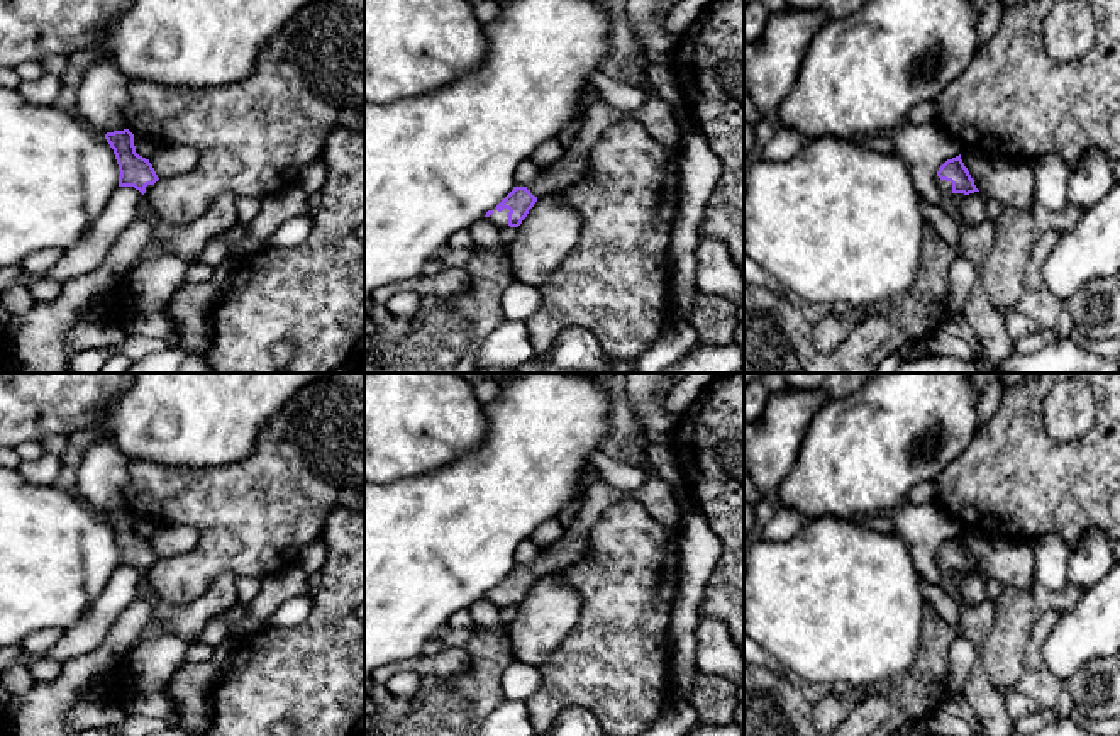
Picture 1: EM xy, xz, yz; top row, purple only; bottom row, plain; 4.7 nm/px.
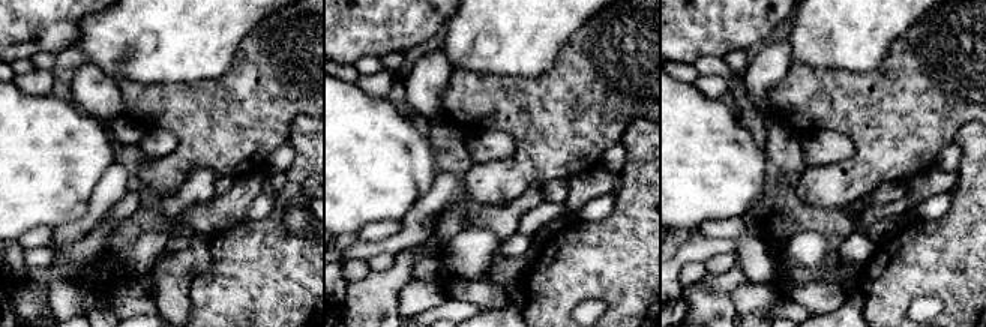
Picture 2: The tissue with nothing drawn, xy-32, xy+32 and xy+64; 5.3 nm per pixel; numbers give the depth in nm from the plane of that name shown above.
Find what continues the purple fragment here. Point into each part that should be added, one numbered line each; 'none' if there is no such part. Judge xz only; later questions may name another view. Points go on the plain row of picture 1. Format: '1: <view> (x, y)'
1: xz (499, 599)

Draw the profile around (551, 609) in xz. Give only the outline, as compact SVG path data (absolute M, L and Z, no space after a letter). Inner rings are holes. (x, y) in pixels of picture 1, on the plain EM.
M563 570L537 578L517 607L515 621L505 629L510 636L515 660L541 666L573 631L579 616L581 595L564 582Z

